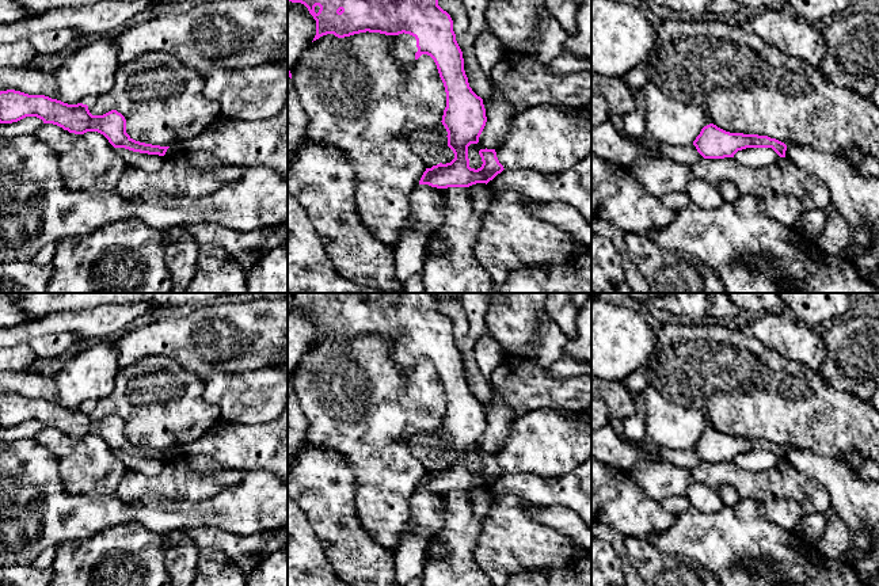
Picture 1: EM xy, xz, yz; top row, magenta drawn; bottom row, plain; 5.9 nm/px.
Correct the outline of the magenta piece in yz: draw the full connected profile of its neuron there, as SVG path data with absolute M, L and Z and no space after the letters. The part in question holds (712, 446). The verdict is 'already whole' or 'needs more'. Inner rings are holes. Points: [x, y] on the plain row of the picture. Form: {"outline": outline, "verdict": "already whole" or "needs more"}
{"outline": "M714 427L704 430L693 445L704 463L734 461L746 452L772 452L780 461L785 461L787 449L776 442L758 438L730 437Z", "verdict": "already whole"}

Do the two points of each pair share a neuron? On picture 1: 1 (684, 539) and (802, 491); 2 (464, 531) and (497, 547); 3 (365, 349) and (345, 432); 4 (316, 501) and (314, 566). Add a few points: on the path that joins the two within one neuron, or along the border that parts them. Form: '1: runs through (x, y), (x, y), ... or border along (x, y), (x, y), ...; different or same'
1: border along (741, 497), (750, 498), (757, 505); different
2: border along (483, 521), (475, 551), (480, 569); different
3: runs through (362, 369), (358, 380), (345, 394), (345, 411); same
4: border along (301, 512), (330, 563); different

